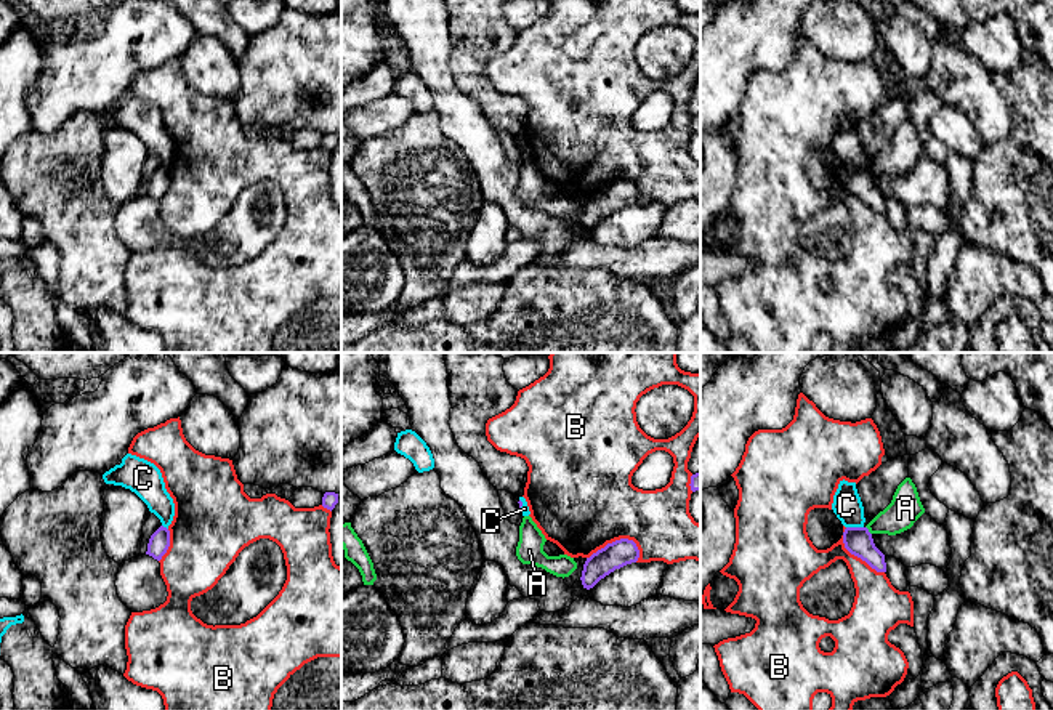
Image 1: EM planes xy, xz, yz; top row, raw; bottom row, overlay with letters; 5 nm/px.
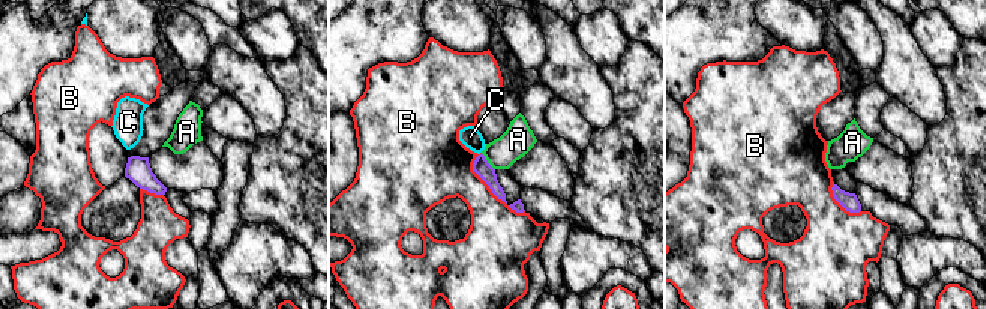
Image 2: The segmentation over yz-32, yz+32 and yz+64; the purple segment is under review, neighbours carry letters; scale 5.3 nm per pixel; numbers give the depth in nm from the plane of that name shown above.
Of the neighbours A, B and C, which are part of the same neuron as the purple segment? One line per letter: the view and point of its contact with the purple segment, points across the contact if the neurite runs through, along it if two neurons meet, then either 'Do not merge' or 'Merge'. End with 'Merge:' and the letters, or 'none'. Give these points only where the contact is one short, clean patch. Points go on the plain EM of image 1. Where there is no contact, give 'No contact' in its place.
A: Touches purple at yz (867, 172). Do not merge
B: Touches purple at xz (616, 181). Do not merge
C: Touches purple at yz (855, 169). Boundary: yz (847, 167), (863, 169). Do not merge
Merge: none

